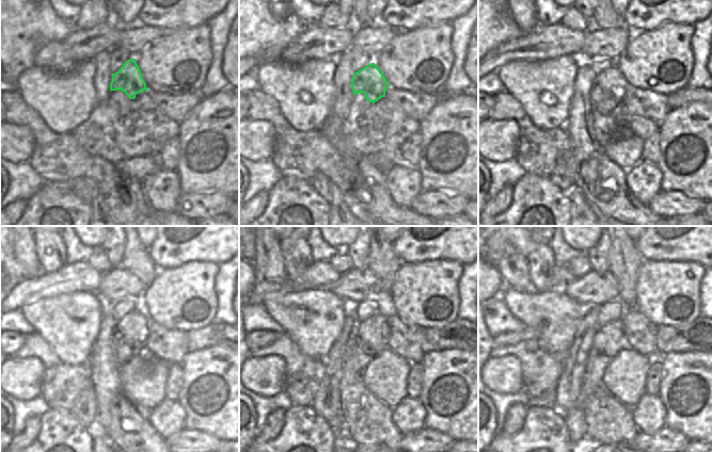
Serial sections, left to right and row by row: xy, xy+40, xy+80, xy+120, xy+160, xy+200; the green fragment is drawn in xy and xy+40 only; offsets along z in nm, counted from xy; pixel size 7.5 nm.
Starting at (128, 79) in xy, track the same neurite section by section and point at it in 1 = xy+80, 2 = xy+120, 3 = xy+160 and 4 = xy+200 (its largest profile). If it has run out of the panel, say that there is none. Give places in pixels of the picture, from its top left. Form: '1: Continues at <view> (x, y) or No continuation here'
1: Continues at xy+80 (608, 90)
2: Continues at xy+120 (131, 331)
3: Continues at xy+160 (372, 338)
4: Continues at xy+200 (608, 340)

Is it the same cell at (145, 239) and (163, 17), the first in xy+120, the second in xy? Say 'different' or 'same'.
different

